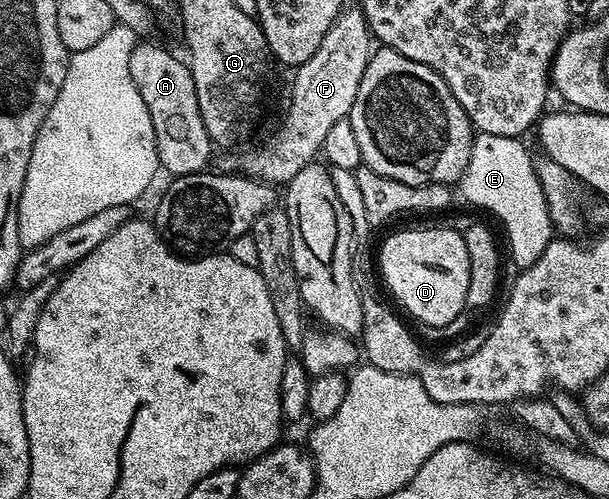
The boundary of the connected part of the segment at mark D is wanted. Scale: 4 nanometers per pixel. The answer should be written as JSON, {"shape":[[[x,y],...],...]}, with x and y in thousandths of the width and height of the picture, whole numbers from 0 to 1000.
{"shape":[[[657,459],[631,483],[621,515],[621,547],[631,553],[650,603],[683,643],[722,659],[765,619],[765,575],[772,575],[772,511],[765,511],[762,469],[750,459]]]}

